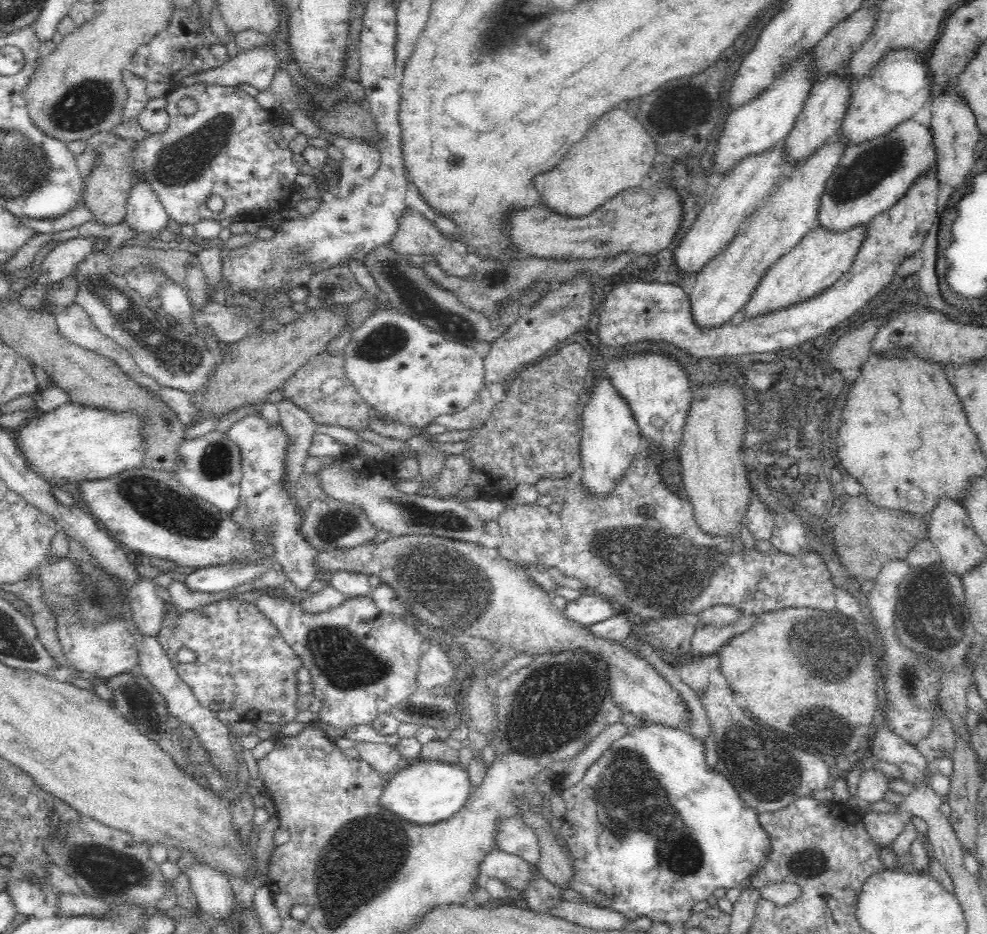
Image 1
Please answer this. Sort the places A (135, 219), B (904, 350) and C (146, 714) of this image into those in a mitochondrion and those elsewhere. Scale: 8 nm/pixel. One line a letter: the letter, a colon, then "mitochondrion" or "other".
A: other
B: other
C: mitochondrion

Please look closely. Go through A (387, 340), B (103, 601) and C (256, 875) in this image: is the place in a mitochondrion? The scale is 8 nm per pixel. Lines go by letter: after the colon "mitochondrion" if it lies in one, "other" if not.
A: mitochondrion
B: mitochondrion
C: other

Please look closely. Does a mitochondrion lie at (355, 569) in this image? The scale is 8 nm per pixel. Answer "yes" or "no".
no

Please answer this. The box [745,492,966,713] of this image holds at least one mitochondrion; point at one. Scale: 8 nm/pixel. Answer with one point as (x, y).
(815, 638)

